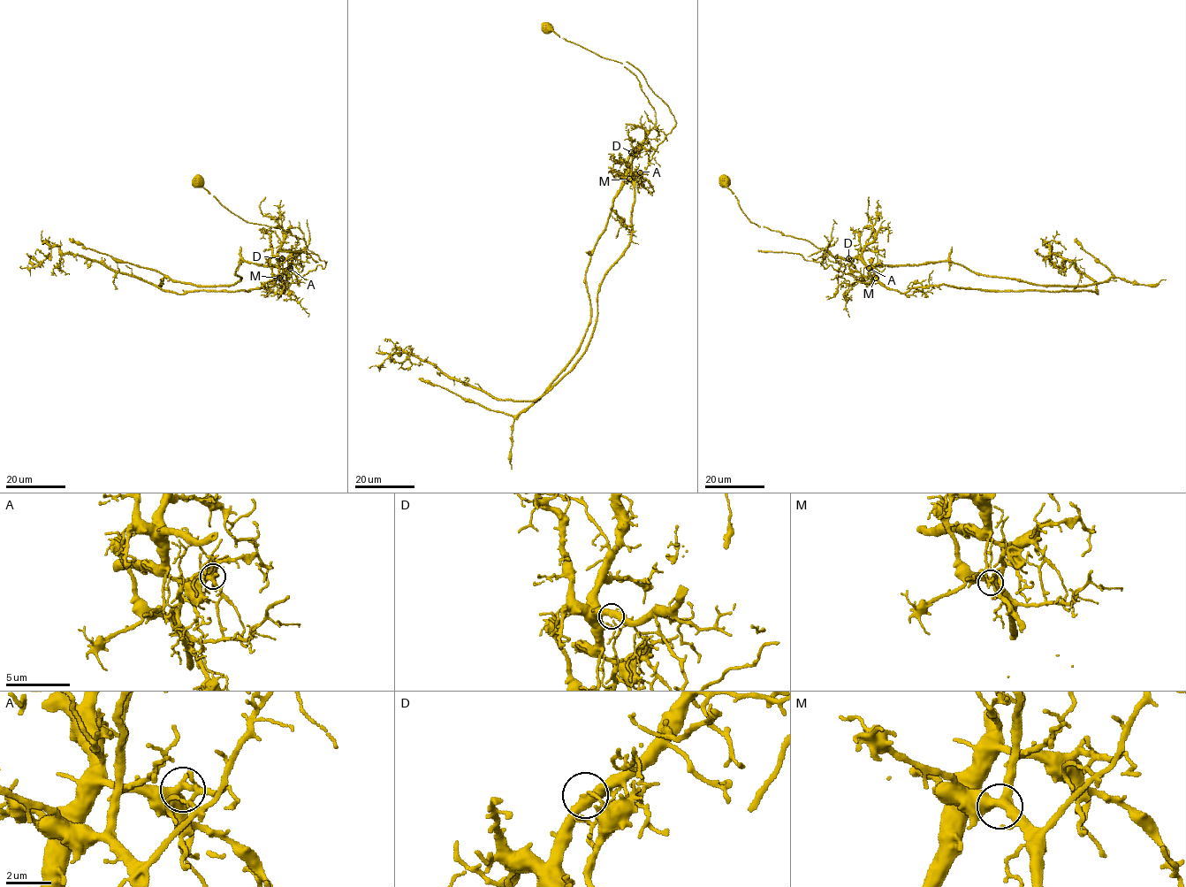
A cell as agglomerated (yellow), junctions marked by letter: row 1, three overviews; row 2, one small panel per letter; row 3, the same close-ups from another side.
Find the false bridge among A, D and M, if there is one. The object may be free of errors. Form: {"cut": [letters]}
{"cut": ["D"]}

